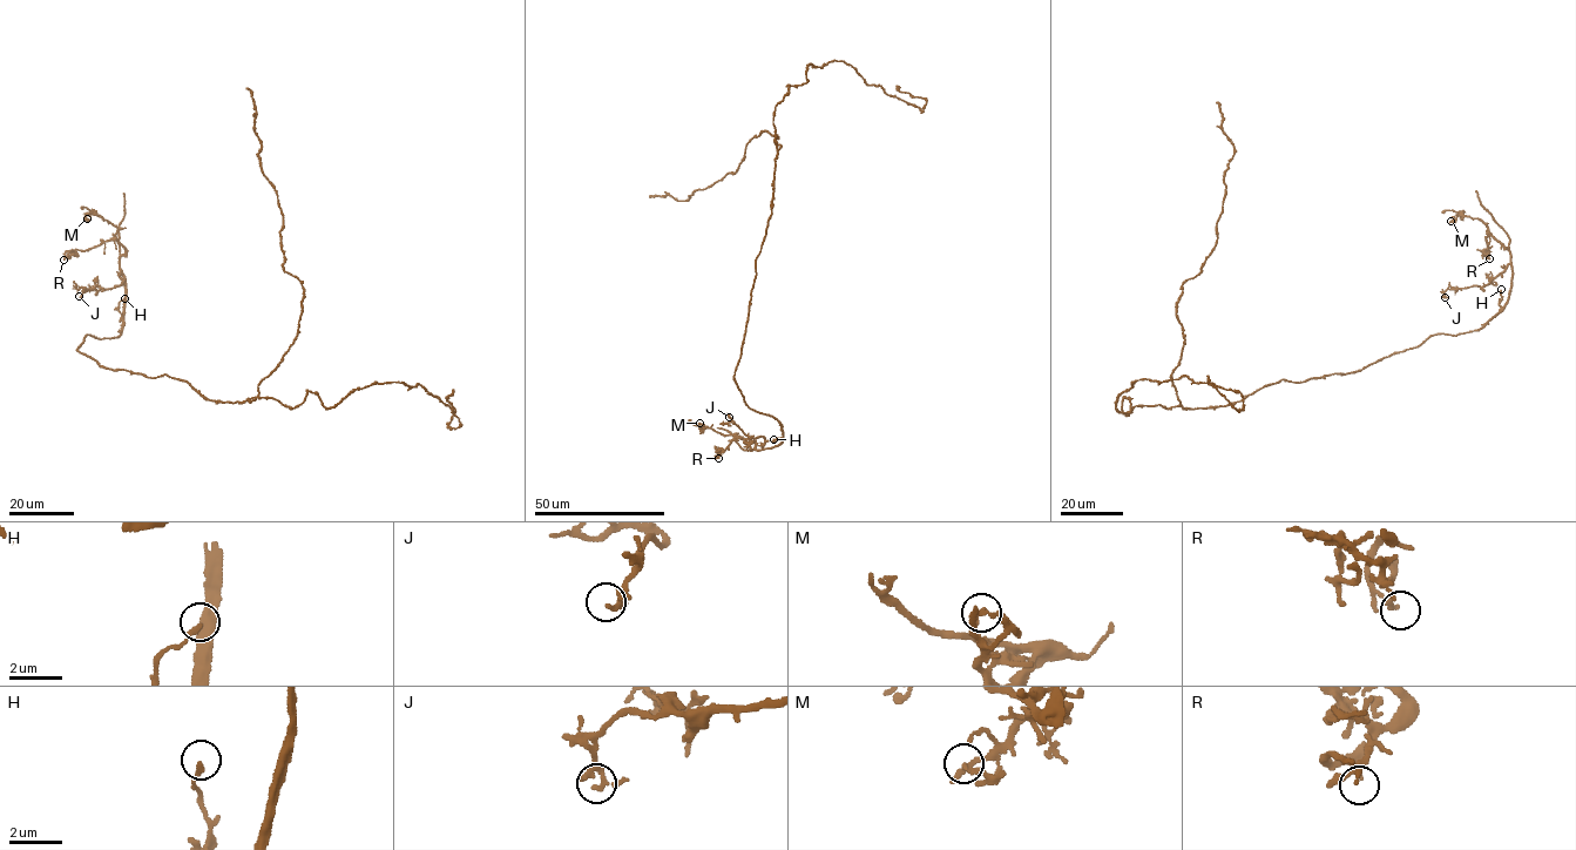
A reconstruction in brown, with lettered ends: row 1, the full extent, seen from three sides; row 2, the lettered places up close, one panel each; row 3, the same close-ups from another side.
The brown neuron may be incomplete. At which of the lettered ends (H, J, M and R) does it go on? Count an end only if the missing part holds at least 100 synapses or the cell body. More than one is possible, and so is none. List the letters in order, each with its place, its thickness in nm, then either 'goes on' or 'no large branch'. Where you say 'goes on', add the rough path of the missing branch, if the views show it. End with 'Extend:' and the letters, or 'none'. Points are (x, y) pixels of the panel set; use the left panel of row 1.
H: (124, 298) | 190 nm | no large branch
J: (79, 296) | 120 nm | no large branch
M: (87, 218) | 130 nm | no large branch
R: (63, 260) | 130 nm | no large branch
Extend: none

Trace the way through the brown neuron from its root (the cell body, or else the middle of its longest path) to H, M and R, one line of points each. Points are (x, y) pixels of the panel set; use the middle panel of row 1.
H: (770, 215), (755, 260), (756, 278), (735, 376), (750, 409), (780, 423), (783, 436), (773, 439)
M: (770, 215), (735, 376), (750, 409), (780, 423), (783, 442), (757, 450), (750, 440), (699, 423)
R: (770, 215), (735, 376), (750, 409), (780, 423), (783, 440), (757, 450), (750, 440), (735, 438), (718, 458)

